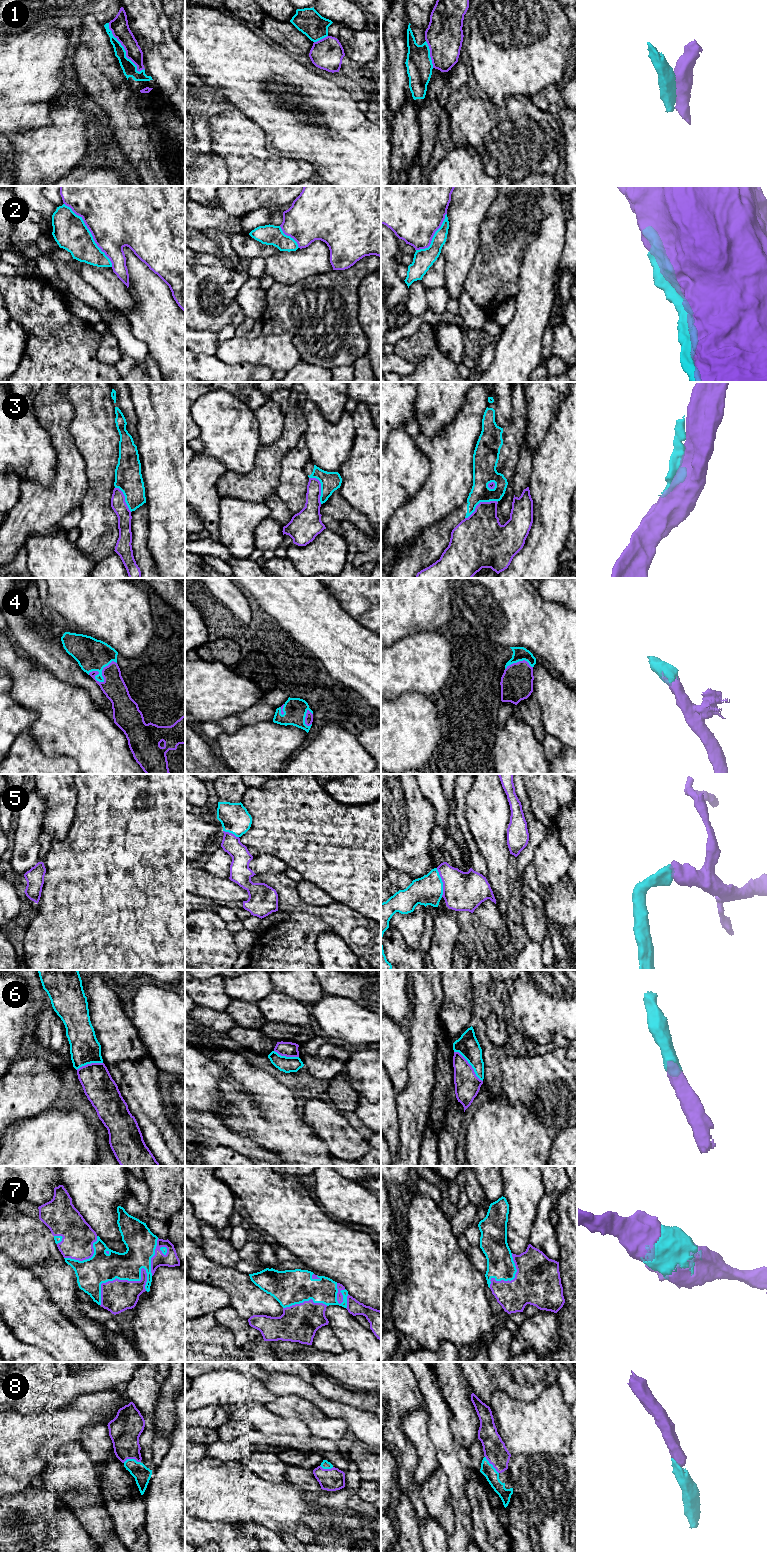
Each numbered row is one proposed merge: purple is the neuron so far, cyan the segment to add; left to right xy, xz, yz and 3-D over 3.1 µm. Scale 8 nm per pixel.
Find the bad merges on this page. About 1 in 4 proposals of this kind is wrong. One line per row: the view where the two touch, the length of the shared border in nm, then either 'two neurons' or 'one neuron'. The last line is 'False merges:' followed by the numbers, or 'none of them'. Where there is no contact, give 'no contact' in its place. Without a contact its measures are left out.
1: contact in xy; length 480 nm; two neurons
2: contact in xy; length 650 nm; two neurons
3: contact in yz; length 300 nm; two neurons
4: contact in xy; length 260 nm; one neuron
5: contact in yz; length 240 nm; one neuron
6: contact in yz; length 340 nm; one neuron
7: contact in xy; length 480 nm; one neuron
8: contact in yz; length 180 nm; one neuron
False merges: 1, 2, 3

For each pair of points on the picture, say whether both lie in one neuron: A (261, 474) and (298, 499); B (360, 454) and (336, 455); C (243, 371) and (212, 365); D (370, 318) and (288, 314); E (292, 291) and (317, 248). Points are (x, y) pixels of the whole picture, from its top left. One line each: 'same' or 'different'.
A: different
B: different
C: same
D: different
E: different

